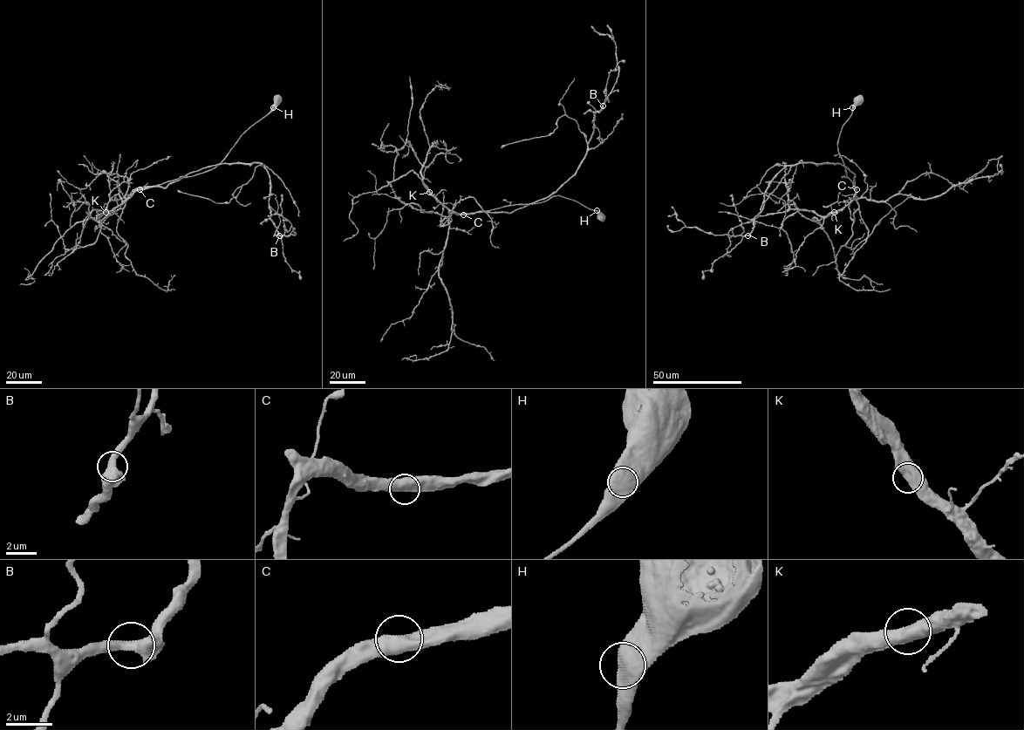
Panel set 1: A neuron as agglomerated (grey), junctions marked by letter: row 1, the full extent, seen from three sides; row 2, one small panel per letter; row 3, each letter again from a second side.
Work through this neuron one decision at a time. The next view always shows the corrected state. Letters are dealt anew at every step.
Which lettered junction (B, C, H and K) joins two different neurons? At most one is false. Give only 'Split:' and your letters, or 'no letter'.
Split: no letter

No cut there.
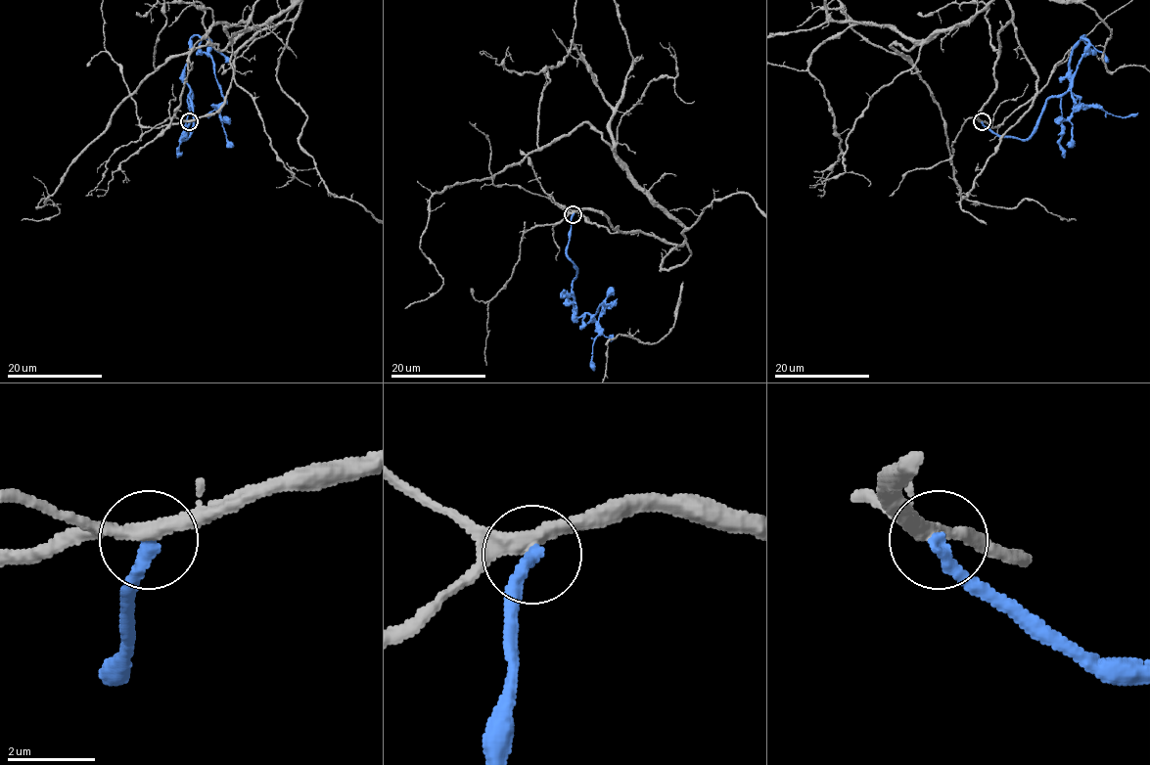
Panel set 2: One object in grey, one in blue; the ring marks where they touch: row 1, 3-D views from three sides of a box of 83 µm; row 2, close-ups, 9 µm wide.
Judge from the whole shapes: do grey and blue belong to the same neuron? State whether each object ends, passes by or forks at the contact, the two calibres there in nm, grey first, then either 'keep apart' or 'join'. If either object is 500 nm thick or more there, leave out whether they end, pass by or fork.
grey passes by; blue ends; calibres 360 and 280 nm; keep apart

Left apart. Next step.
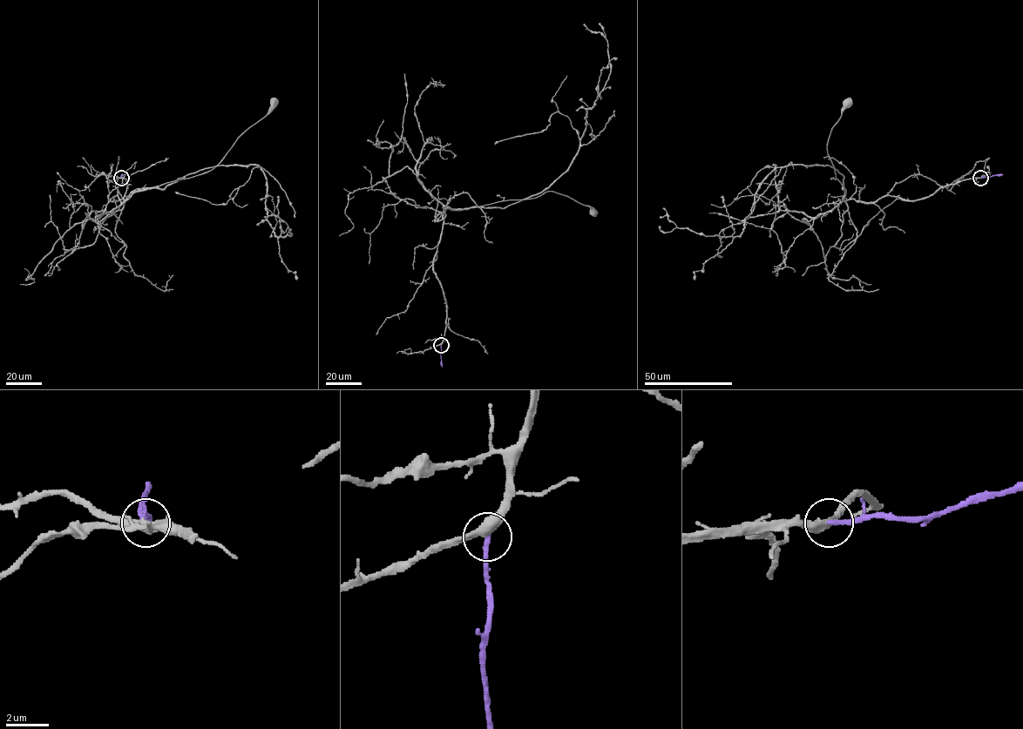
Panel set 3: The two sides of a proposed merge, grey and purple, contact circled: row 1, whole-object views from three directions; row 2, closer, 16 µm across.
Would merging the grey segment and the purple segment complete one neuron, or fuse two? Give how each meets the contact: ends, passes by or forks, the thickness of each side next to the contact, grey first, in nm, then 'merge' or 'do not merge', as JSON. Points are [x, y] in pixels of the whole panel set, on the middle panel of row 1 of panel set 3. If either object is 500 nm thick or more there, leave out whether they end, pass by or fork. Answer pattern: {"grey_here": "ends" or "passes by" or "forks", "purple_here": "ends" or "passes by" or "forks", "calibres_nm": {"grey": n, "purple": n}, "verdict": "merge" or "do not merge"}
{"grey_here": "passes by", "purple_here": "ends", "calibres_nm": {"grey": 400, "purple": 220}, "verdict": "merge"}

